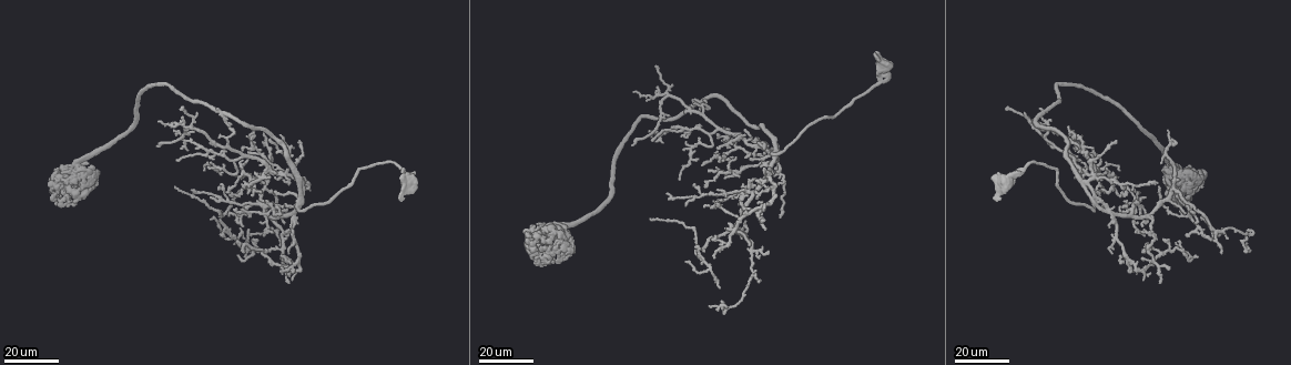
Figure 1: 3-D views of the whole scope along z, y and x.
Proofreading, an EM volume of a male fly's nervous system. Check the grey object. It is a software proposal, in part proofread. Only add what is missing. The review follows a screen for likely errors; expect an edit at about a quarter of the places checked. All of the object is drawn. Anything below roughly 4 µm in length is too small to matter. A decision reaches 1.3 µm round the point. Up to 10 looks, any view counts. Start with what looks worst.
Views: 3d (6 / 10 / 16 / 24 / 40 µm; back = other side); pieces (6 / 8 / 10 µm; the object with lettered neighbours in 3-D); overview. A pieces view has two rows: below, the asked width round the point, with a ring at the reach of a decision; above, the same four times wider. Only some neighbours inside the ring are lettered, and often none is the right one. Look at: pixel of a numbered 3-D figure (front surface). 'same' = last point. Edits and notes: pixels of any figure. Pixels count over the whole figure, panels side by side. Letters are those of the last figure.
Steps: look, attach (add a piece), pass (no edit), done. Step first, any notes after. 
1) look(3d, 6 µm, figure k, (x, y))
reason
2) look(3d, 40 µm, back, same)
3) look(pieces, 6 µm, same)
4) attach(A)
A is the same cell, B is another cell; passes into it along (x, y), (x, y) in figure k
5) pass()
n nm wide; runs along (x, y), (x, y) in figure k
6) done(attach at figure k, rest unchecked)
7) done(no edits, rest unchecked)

look(3d, 24 µm, figure 1, (1146, 198))
tapers out

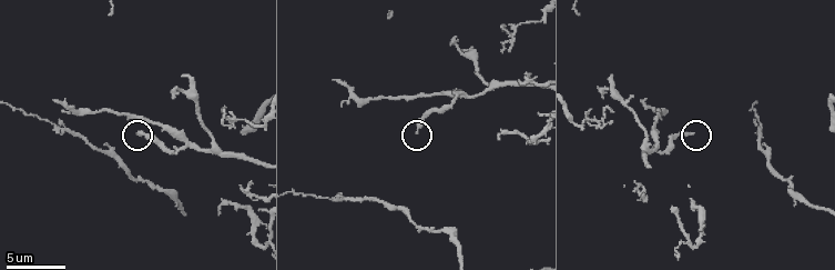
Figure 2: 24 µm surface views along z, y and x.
look(pieces, 8 µm, figure 2, (693, 135))

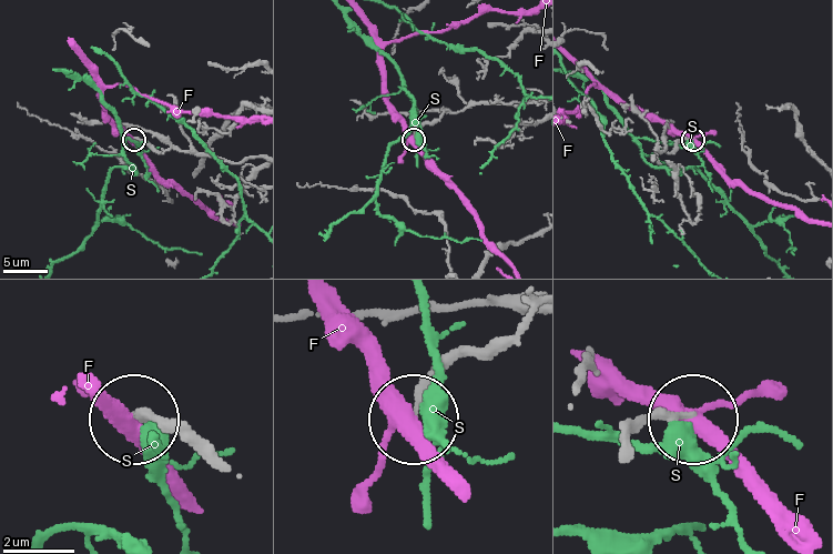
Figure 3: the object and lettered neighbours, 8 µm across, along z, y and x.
pass()
F and S are other cells; none of them fits

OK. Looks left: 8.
look(3d, 16 µm, figure 1, (1079, 159))
branch stops here

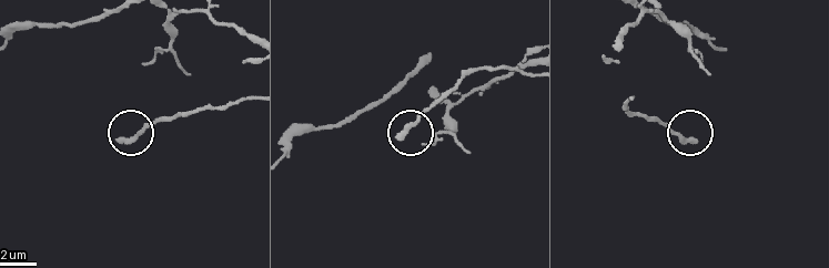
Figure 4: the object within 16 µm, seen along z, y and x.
look(pieces, 8 µm, figure 4, (399, 138))
what lies round it

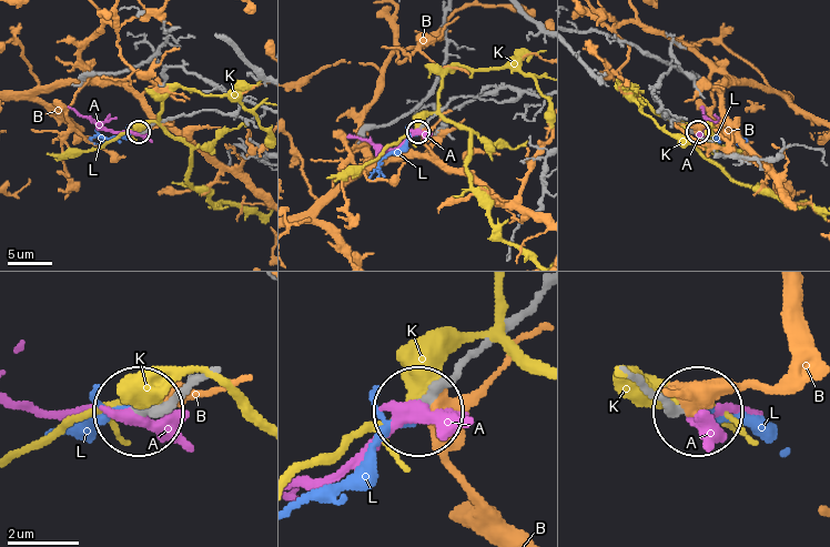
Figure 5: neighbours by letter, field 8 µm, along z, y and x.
attach(L)
L is the same cell, A, B and K are other cells; passes into it along (512, 320), (345, 478), (301, 496) in figure 5; the cell continues

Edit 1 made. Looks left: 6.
look(3d, 16 µm, figure 1, (743, 130))
end of a long branch

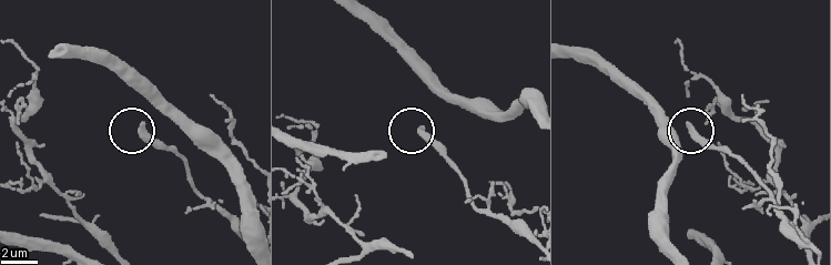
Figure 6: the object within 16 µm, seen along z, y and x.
look(pieces, 10 µm, figure 6, (420, 128))
see the neighbours

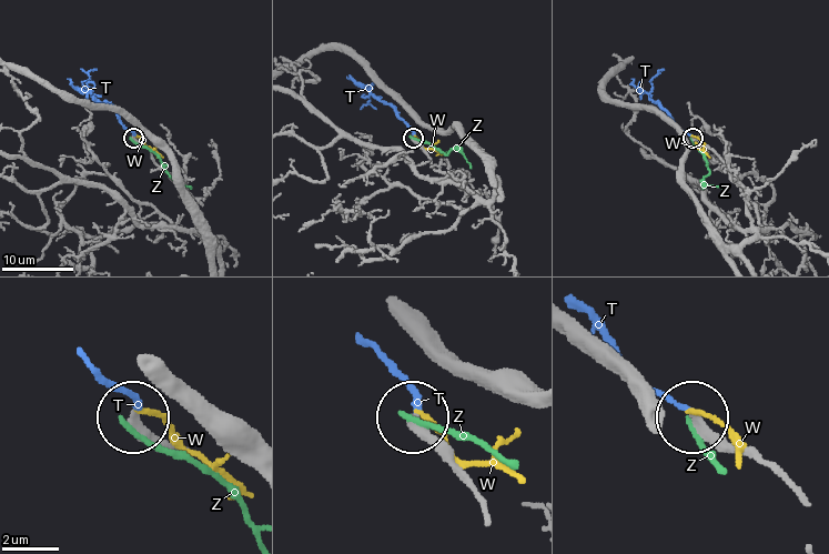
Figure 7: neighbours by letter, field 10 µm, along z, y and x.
attach(T)
T is the same cell, W and Z are other cells; it goes on there

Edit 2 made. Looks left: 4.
look(overview)
see it whole again

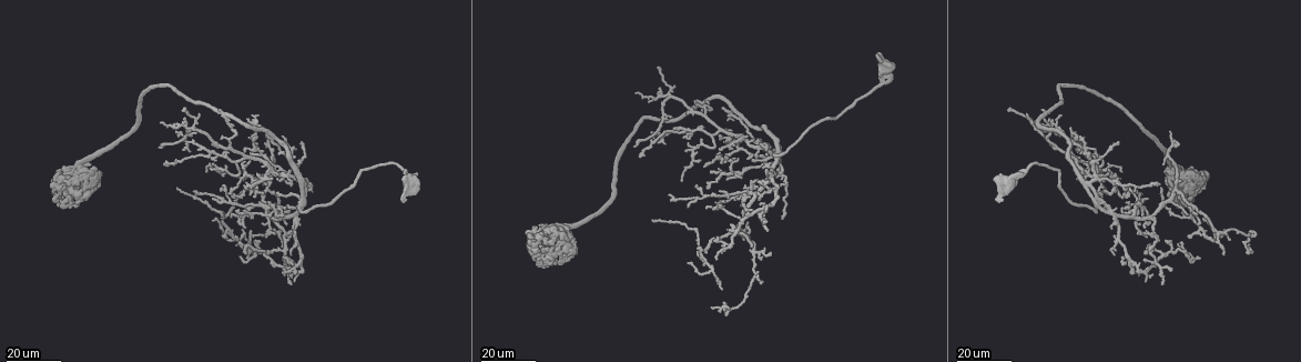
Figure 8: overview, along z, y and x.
look(3d, 16 µm, figure 8, (752, 246))
free end

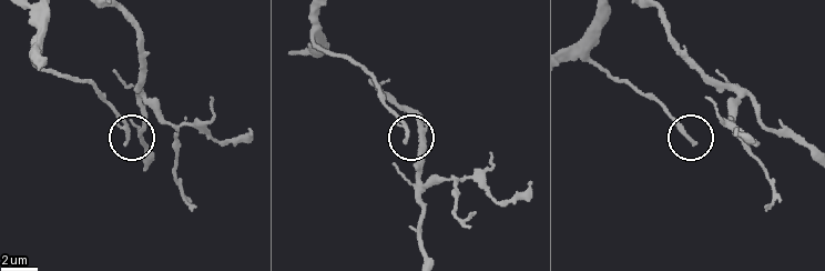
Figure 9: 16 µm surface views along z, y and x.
look(pieces, 6 µm, figure 9, (127, 143))

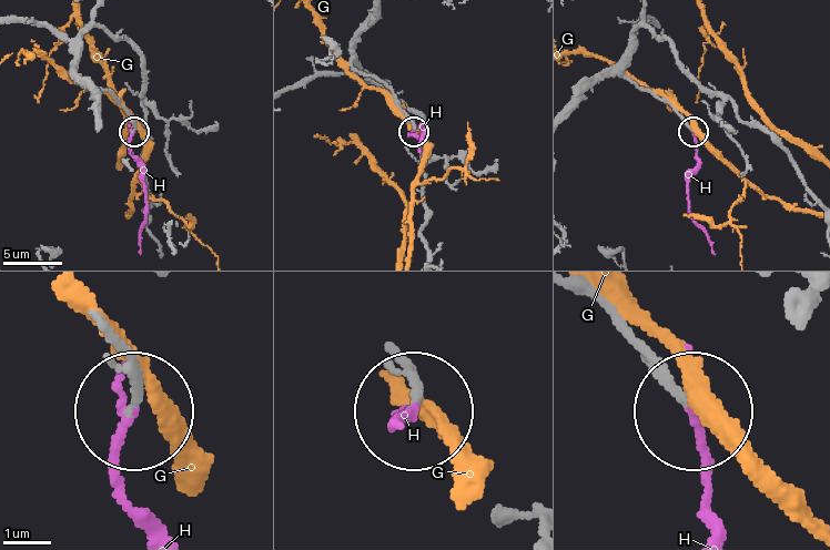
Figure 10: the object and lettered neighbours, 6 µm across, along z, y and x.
attach(H)
H is the same cell, G is another cell; passes into it along (115, 100), (133, 125), (129, 146), (144, 179), (139, 253) in figure 10; it goes on there

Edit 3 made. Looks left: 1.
done(attach at figure 5, attach at figure 7, attach at figure 10, rest unchecked)

